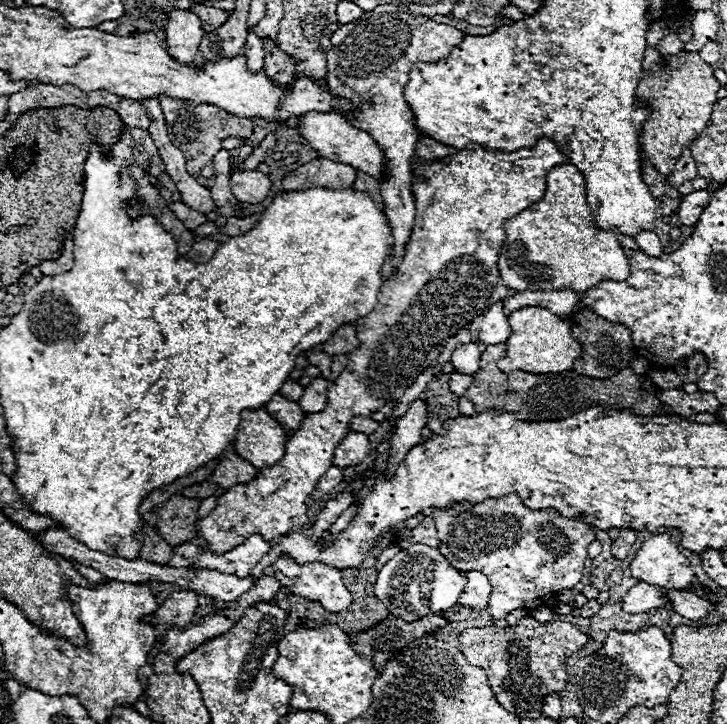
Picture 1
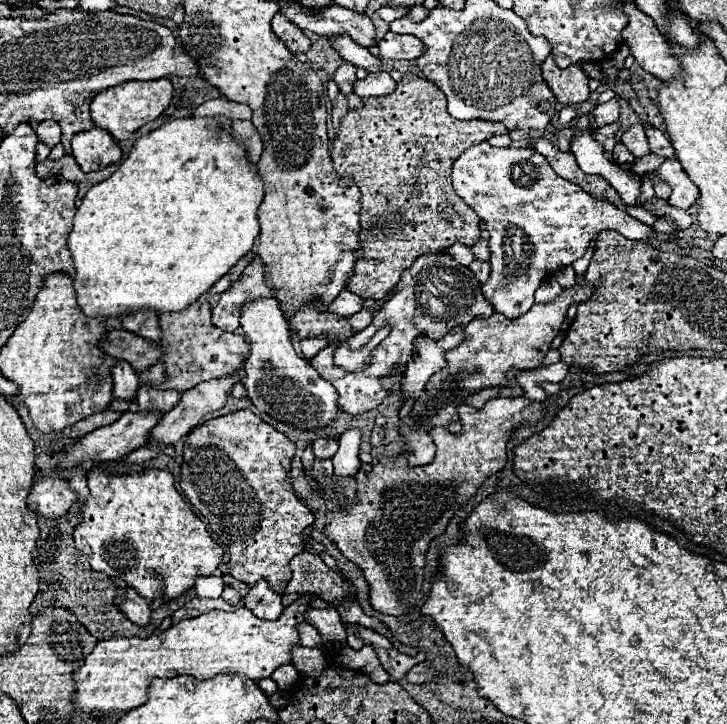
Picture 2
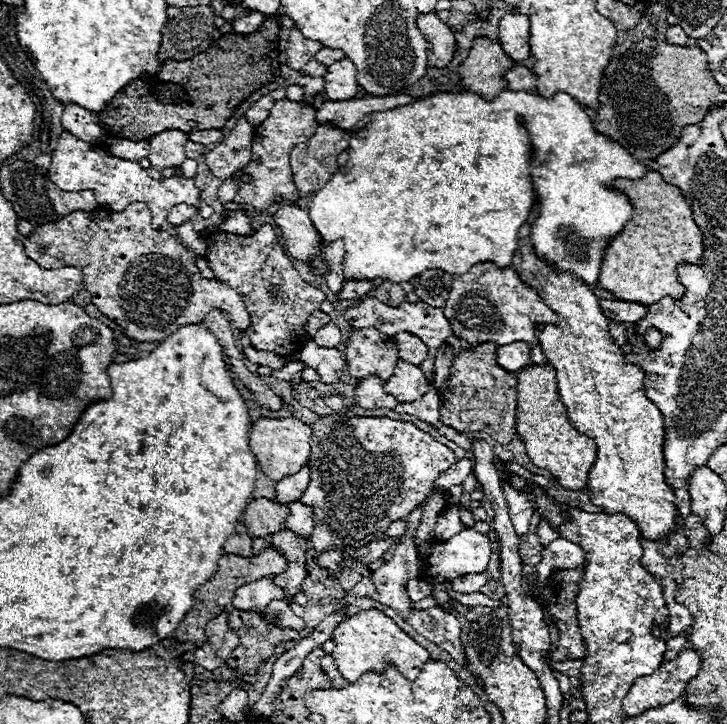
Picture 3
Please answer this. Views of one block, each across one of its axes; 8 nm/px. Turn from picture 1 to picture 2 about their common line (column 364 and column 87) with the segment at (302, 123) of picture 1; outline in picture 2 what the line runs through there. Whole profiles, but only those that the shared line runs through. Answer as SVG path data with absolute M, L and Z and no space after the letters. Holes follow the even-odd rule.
M94 128L72 138L72 156L84 172L100 172L116 164L122 158L122 150L106 130Z

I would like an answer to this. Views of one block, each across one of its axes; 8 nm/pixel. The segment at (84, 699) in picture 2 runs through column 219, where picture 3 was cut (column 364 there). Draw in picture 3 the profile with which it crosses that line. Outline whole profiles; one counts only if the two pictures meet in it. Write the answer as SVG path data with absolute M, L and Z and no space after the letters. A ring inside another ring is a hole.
M362 610L346 618L334 628L332 640L336 642L336 648L332 652L334 662L340 674L348 682L356 682L362 674L368 674L368 672L382 674L388 668L388 664L394 664L404 678L414 680L420 674L420 668L430 660L430 654L426 652L426 648L416 644L406 632L402 632L396 626L392 618L384 616L378 610Z

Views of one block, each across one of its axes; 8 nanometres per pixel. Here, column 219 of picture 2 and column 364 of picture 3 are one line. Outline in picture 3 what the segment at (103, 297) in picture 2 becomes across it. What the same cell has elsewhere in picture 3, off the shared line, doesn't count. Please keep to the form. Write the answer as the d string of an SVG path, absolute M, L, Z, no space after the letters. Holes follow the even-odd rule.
M506 90L506 92L498 94L498 100L492 100L492 102L486 102L478 94L470 94L470 92L464 92L464 94L444 94L442 92L442 94L430 96L426 100L418 100L414 104L408 104L408 106L400 106L400 108L378 112L378 114L366 114L348 132L350 132L348 164L344 168L338 168L338 172L330 178L330 182L324 188L320 188L318 192L314 192L312 202L308 206L308 216L312 218L316 232L322 236L322 242L324 244L330 244L334 240L344 242L344 250L346 250L346 256L342 262L344 280L382 278L382 280L394 280L396 284L402 284L402 282L408 282L410 278L414 278L426 270L432 270L432 268L440 268L440 270L446 270L450 274L464 274L466 270L470 270L470 266L480 264L480 262L494 262L500 268L506 268L506 266L510 266L510 260L512 260L516 246L518 246L516 232L526 222L530 208L534 206L534 196L538 196L542 208L540 208L540 216L532 224L532 244L536 248L536 254L544 256L548 262L556 264L558 270L570 270L578 278L582 278L586 284L596 284L602 256L604 256L604 246L608 244L608 240L612 236L616 236L624 228L626 220L632 216L632 204L628 202L626 196L616 194L612 190L610 180L614 180L614 178L640 178L650 170L648 166L638 162L632 154L628 154L618 142L612 142L612 140L600 136L594 130L588 114L582 110L582 106L566 92L558 92L552 100L546 100L542 96L532 96L524 90L518 90L518 92ZM518 116L522 116L526 120L526 126L520 126ZM530 150L534 150L534 158L532 158Z

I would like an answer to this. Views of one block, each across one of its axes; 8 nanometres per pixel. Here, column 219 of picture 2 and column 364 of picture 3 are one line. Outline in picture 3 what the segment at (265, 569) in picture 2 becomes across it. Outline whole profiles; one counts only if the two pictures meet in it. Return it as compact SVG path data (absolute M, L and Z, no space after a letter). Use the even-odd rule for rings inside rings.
M324 416L312 424L312 452L308 458L310 484L300 502L314 508L314 532L310 542L314 550L330 550L338 546L364 544L376 532L384 532L390 522L406 518L432 490L434 480L450 468L456 458L450 448L436 442L430 434L418 430L412 422L396 422L390 418L358 418L358 416Z

